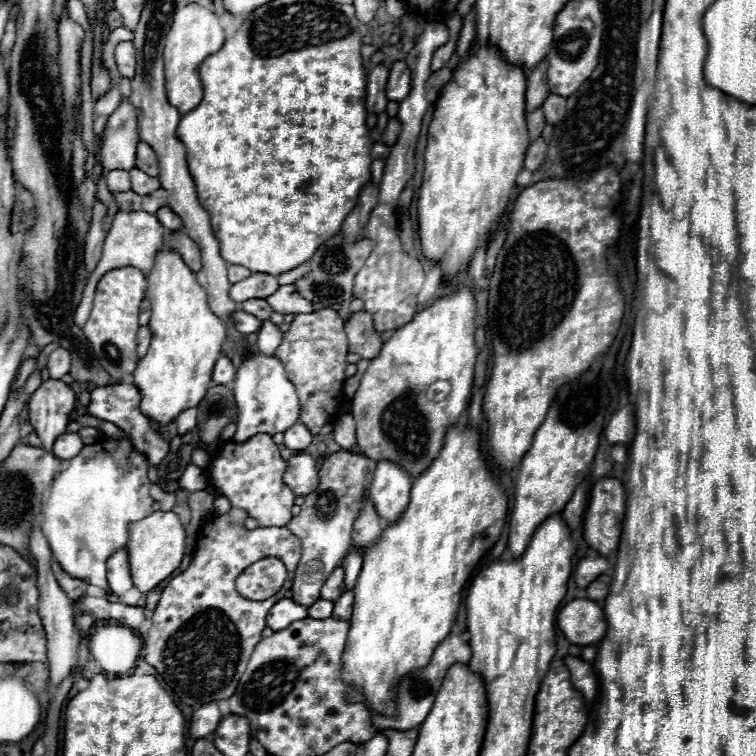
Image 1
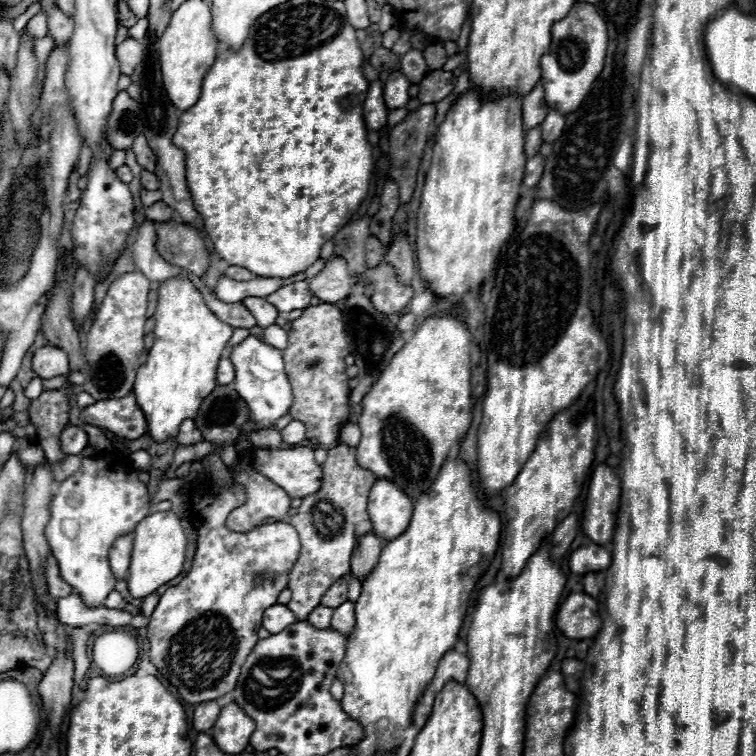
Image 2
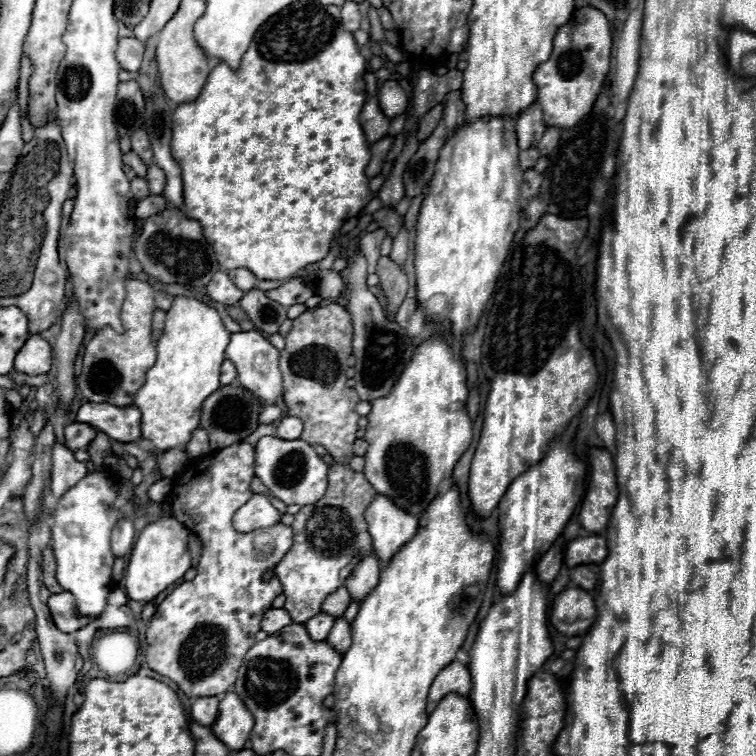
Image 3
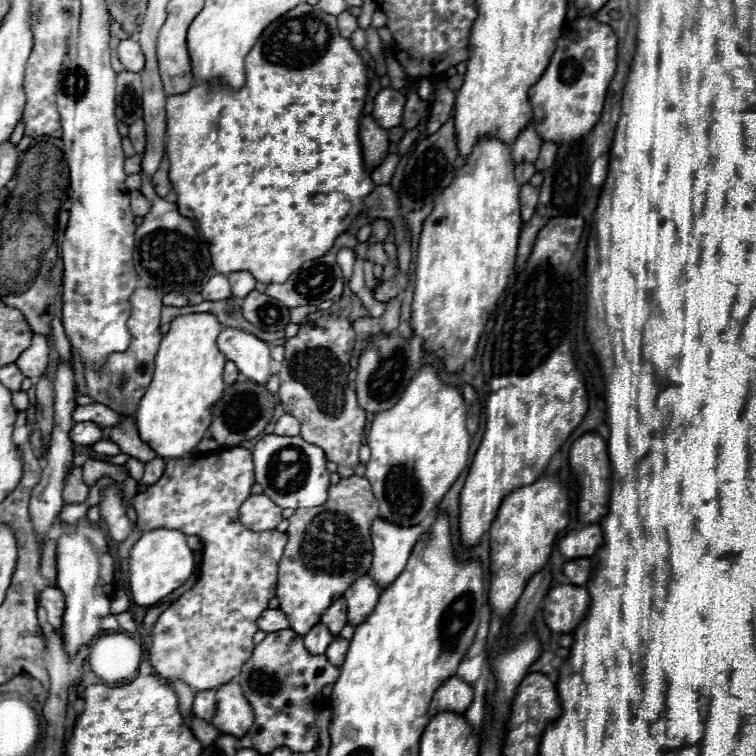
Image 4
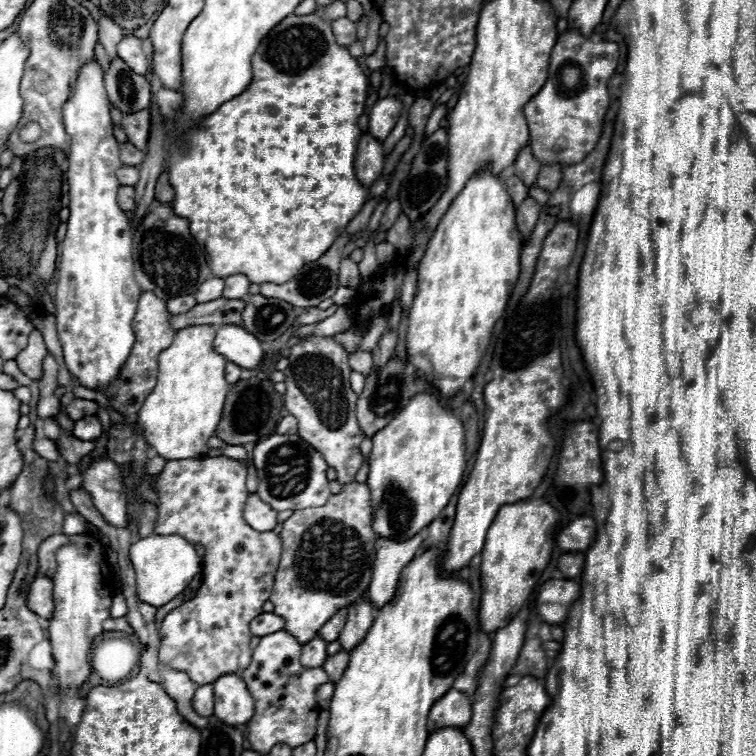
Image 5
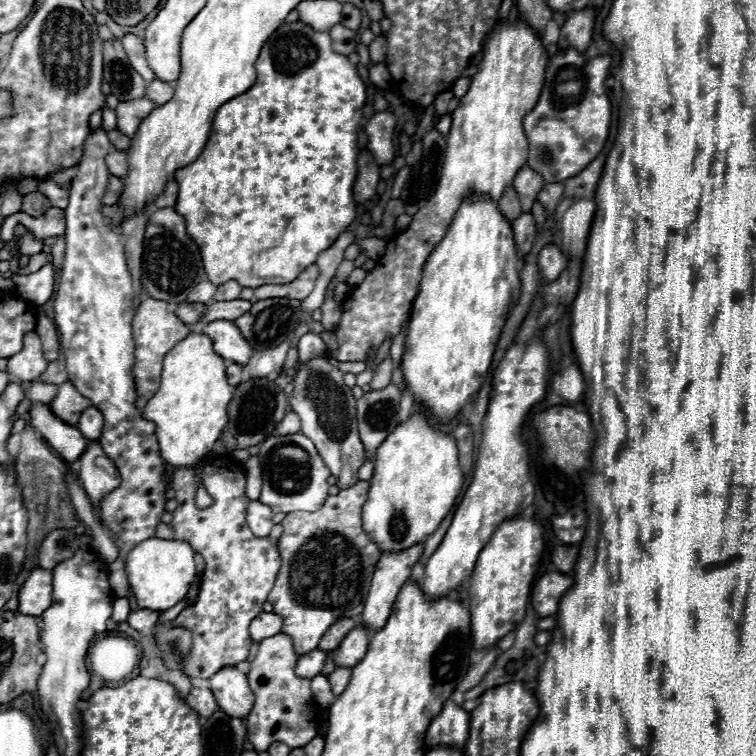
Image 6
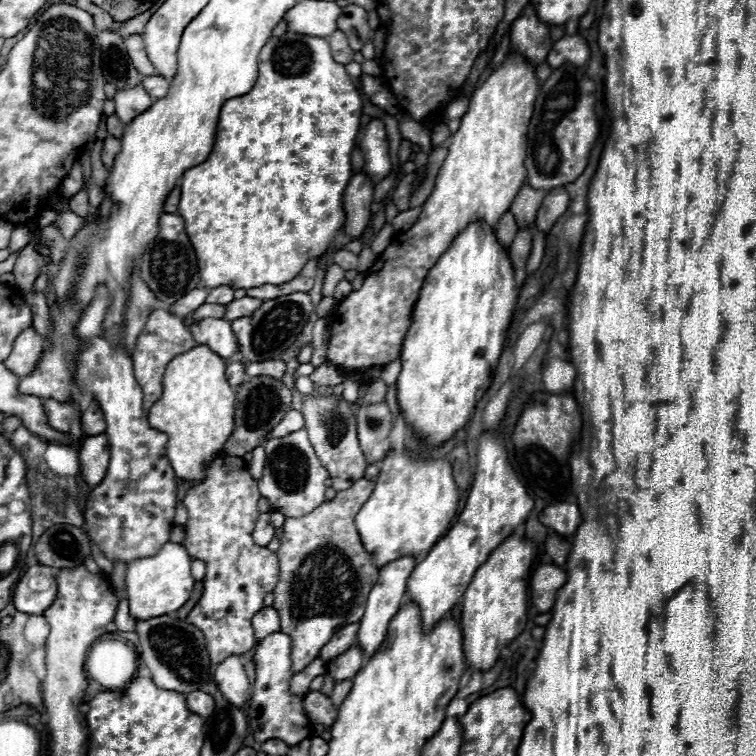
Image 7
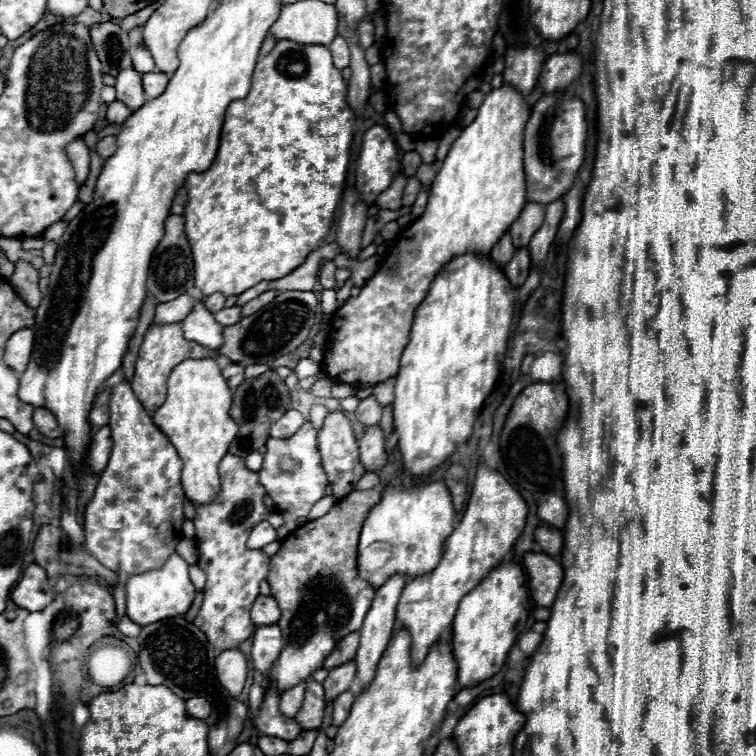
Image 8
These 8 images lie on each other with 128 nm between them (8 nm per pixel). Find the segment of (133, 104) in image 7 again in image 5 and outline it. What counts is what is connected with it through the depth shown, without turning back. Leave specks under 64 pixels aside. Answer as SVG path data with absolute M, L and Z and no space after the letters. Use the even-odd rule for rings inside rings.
M150 108L132 112L132 114L124 114L122 128L124 128L130 144L134 144L140 150L146 148L148 136L150 136Z

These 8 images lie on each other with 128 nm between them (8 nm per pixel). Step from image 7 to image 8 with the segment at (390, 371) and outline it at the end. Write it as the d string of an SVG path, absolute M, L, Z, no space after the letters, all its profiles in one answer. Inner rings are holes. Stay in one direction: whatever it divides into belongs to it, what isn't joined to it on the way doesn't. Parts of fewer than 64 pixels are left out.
M394 378L376 384L374 390L372 390L372 396L376 398L376 402L378 402L382 408L384 408L384 406L390 406L390 404L392 404L392 398L394 398Z

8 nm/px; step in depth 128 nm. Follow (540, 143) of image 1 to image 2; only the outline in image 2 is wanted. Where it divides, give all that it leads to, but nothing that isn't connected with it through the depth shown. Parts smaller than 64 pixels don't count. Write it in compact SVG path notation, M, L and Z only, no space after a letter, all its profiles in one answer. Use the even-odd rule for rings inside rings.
M536 154L534 158L528 160L528 164L526 164L526 176L524 176L524 188L526 190L534 188L540 182L542 170L544 170L544 160L542 160L540 154Z

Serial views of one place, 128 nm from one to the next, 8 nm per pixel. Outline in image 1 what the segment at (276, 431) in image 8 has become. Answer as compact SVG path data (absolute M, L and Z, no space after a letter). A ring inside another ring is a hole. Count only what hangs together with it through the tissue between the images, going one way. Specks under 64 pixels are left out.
M296 422L294 426L290 426L286 432L284 432L284 446L294 450L294 452L302 452L306 450L310 444L312 444L314 436L308 432L308 428L300 422Z

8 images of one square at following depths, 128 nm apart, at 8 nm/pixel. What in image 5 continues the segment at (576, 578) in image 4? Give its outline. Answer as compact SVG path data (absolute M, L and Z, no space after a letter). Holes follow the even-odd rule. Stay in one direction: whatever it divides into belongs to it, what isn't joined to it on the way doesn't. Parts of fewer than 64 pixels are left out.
M566 552L558 558L558 570L570 580L580 576L582 566L584 566L584 552Z

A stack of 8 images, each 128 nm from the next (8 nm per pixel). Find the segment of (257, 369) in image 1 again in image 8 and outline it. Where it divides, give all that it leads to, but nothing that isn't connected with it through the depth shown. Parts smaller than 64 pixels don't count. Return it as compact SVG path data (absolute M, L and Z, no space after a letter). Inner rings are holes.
M202 300L194 304L190 314L180 322L184 338L190 342L198 342L210 350L218 350L222 344L222 326L214 320L214 316L204 308Z

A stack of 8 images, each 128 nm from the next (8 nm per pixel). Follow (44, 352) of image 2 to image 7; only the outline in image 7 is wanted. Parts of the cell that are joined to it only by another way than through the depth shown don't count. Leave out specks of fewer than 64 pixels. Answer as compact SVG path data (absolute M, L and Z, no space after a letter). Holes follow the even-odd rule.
M26 328L18 334L12 346L12 354L4 360L6 368L16 376L28 376L44 350L44 338L38 336L32 328Z

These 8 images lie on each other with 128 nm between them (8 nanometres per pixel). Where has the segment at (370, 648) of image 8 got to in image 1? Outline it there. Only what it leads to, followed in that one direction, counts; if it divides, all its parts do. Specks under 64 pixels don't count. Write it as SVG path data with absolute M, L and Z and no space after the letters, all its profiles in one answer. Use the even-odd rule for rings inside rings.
M382 460L376 466L374 480L370 486L370 500L378 512L378 516L386 524L394 524L404 514L404 508L408 506L412 480L402 470L396 468L396 464L388 464Z

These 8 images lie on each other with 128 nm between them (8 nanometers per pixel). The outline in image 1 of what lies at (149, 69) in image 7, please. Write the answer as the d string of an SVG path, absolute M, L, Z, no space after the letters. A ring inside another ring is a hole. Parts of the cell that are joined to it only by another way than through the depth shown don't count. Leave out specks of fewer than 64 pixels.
M120 42L116 46L116 64L124 78L132 78L136 70L136 50L132 42Z

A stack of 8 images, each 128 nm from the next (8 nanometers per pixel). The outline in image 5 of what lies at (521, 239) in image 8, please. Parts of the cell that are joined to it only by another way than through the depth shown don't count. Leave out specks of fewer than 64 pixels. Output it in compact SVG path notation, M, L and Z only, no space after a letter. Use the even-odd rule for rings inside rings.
M524 146L514 162L514 174L518 178L522 178L522 182L532 188L536 184L536 178L538 178L538 172L540 172L540 162L534 160L532 152L528 146Z

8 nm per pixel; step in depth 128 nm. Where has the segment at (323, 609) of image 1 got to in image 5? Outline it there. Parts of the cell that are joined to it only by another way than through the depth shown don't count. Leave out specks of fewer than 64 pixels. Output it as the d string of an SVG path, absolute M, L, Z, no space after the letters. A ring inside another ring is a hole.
M316 636L314 640L302 646L300 664L304 668L322 668L324 662L326 662L326 644L324 640L320 640L320 636Z

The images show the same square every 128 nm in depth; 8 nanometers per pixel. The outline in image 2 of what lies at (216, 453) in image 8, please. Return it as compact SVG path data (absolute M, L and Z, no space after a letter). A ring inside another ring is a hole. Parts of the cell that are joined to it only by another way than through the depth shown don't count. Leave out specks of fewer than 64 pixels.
M172 278L160 284L158 310L154 318L156 342L150 348L148 362L138 368L134 394L146 416L150 438L154 442L164 442L178 434L178 428L186 418L196 416L204 396L218 386L218 362L234 328L218 320L216 314L206 308L192 282L184 278Z

